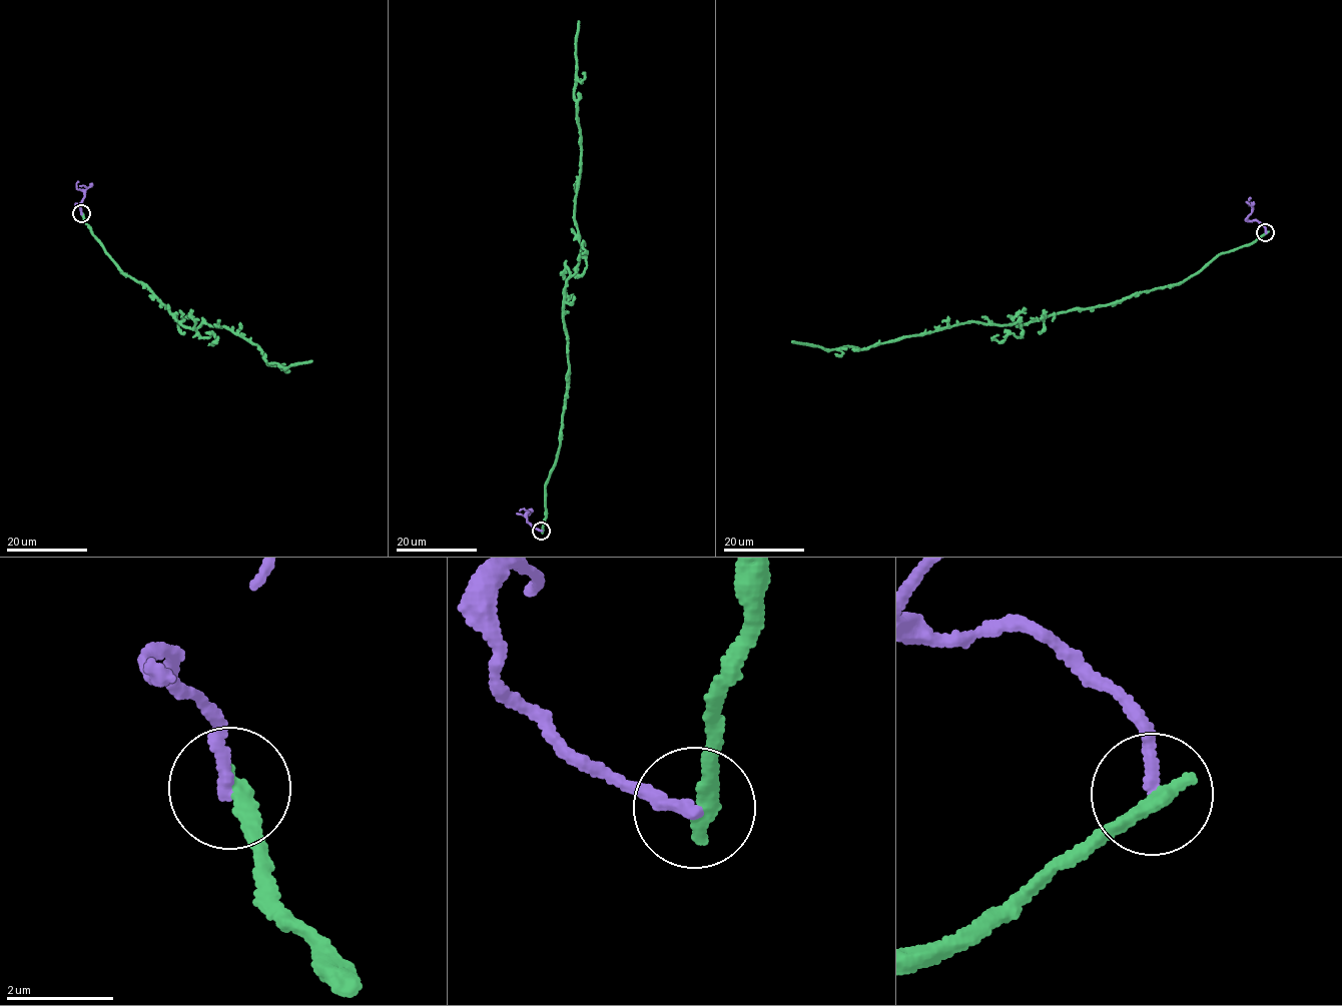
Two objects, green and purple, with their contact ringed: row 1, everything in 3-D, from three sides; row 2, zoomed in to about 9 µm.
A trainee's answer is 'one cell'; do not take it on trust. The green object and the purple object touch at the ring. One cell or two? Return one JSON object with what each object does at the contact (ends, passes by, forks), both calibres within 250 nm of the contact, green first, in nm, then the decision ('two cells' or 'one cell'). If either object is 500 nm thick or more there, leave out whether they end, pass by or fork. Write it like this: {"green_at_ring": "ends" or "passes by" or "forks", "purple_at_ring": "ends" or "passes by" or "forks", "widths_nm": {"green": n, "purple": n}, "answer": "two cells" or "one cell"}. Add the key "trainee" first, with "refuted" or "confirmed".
{"trainee": "refuted", "green_at_ring": "ends", "purple_at_ring": "ends", "widths_nm": {"green": 360, "purple": 240}, "answer": "two cells"}

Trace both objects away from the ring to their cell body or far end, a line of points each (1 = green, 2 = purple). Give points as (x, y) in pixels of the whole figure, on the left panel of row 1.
1: (81, 213), (121, 271), (146, 284), (183, 325), (231, 329), (258, 345), (266, 363), (287, 367), (311, 361)
2: (81, 213), (75, 205), (84, 196), (76, 187), (78, 181)

